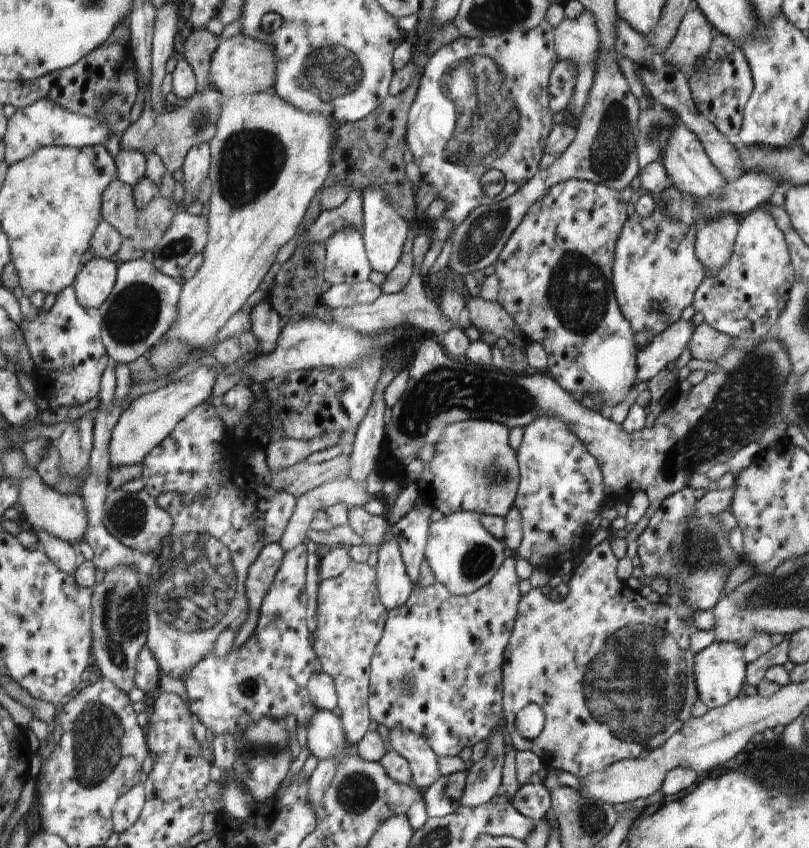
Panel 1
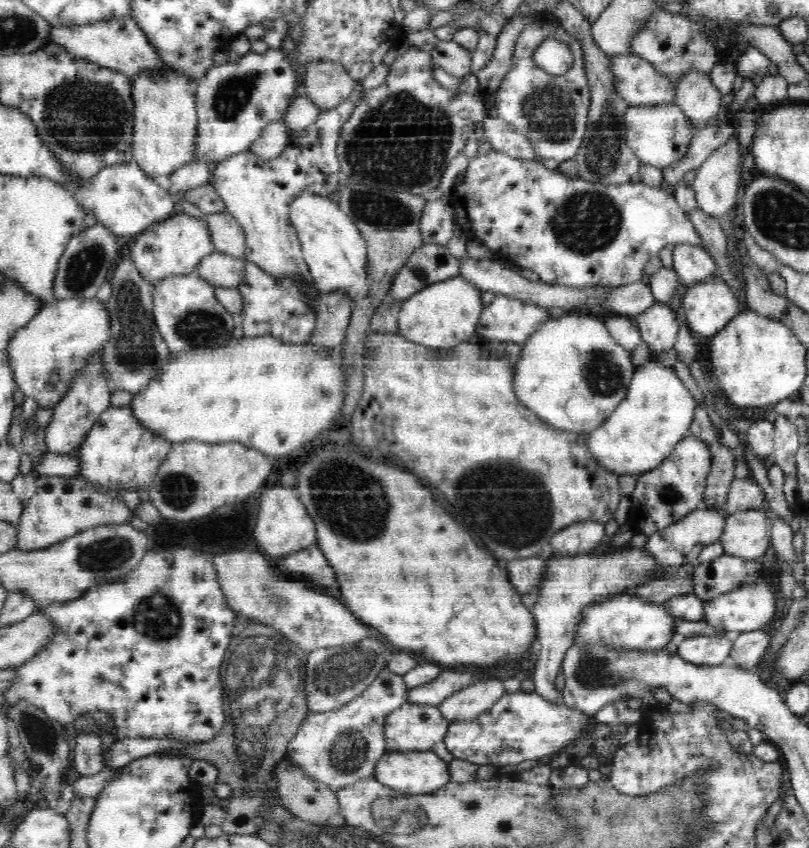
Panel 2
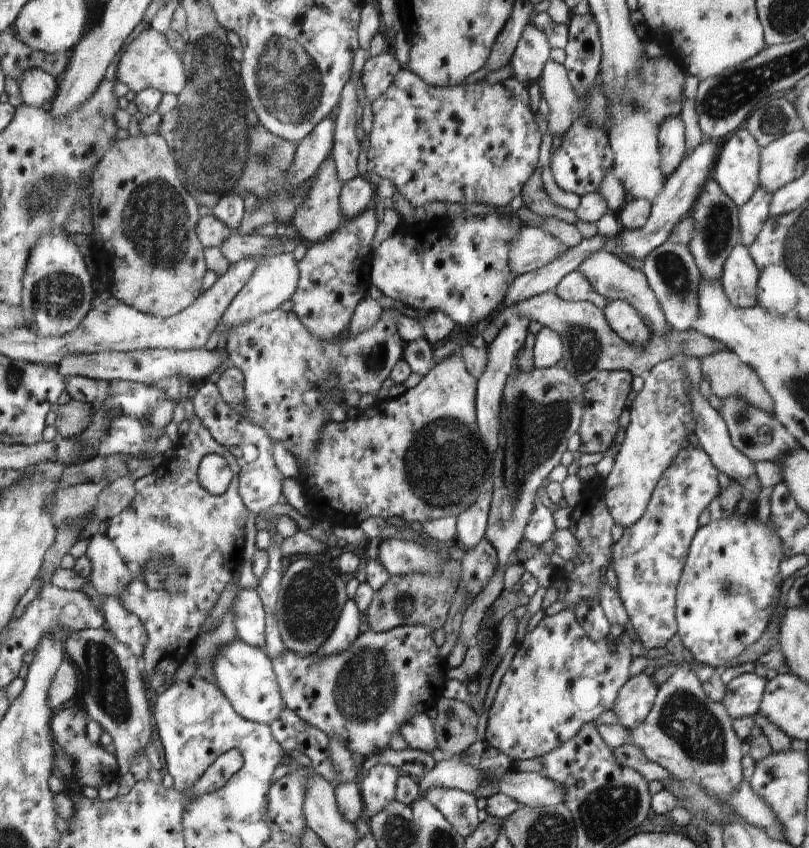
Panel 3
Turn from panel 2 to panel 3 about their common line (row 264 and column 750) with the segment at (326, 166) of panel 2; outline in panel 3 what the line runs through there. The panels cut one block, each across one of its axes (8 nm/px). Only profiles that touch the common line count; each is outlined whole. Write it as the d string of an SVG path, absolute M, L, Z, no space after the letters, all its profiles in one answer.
M736 245L727 258L721 285L727 299L736 307L750 308L758 302L759 269L744 245Z

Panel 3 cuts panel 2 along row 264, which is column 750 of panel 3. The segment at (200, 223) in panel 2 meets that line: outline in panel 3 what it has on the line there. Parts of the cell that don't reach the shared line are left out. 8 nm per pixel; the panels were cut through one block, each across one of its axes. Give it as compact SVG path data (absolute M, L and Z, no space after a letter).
M748 129L738 130L724 142L711 177L741 207L751 200L759 186L762 149Z

